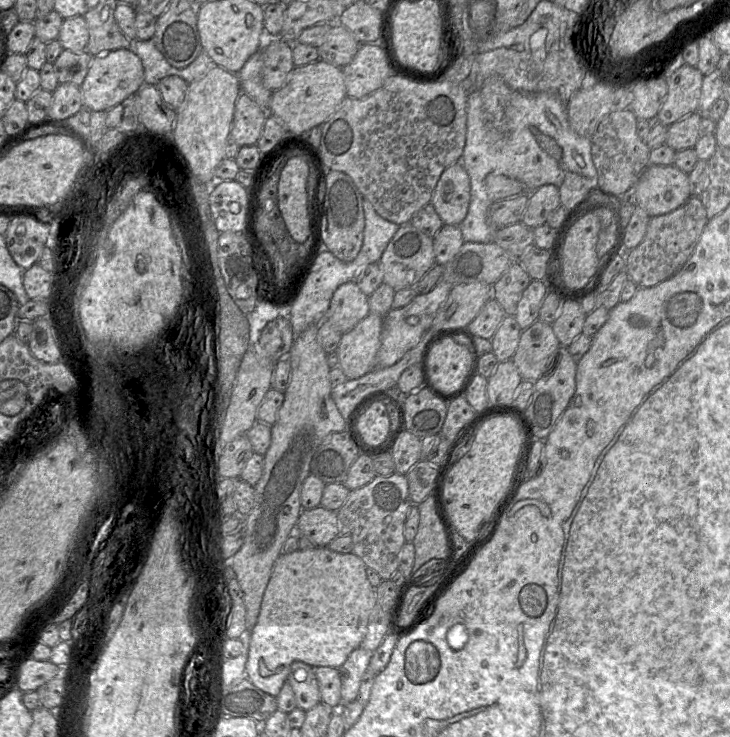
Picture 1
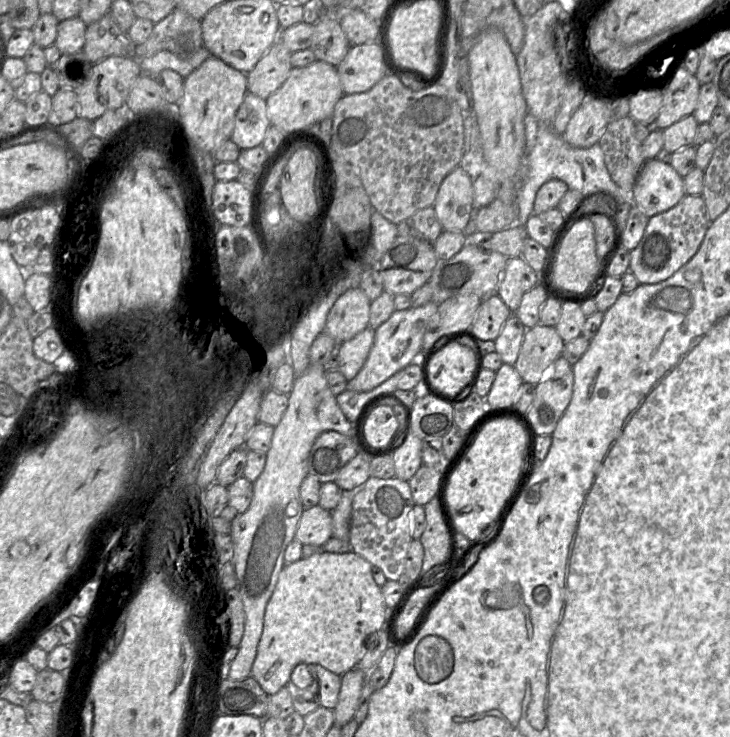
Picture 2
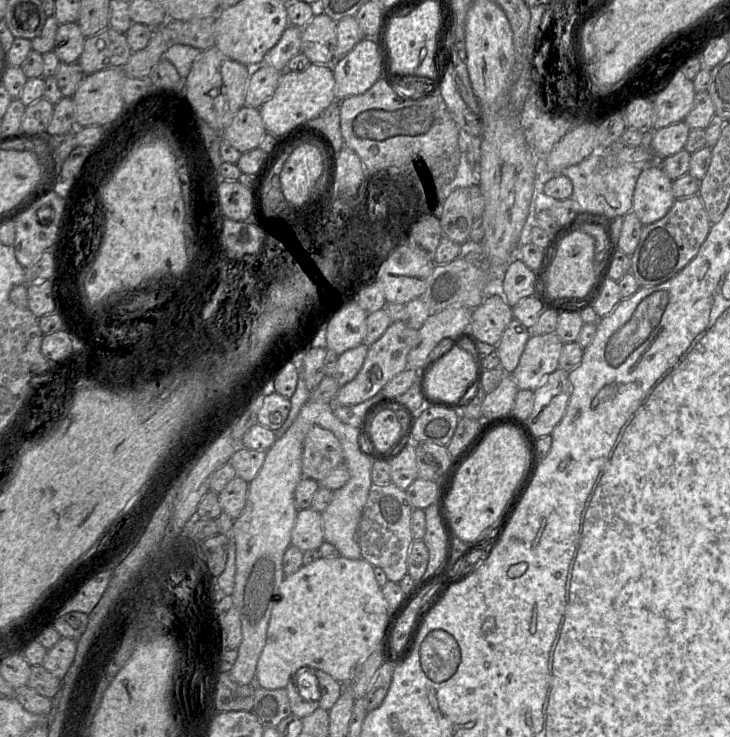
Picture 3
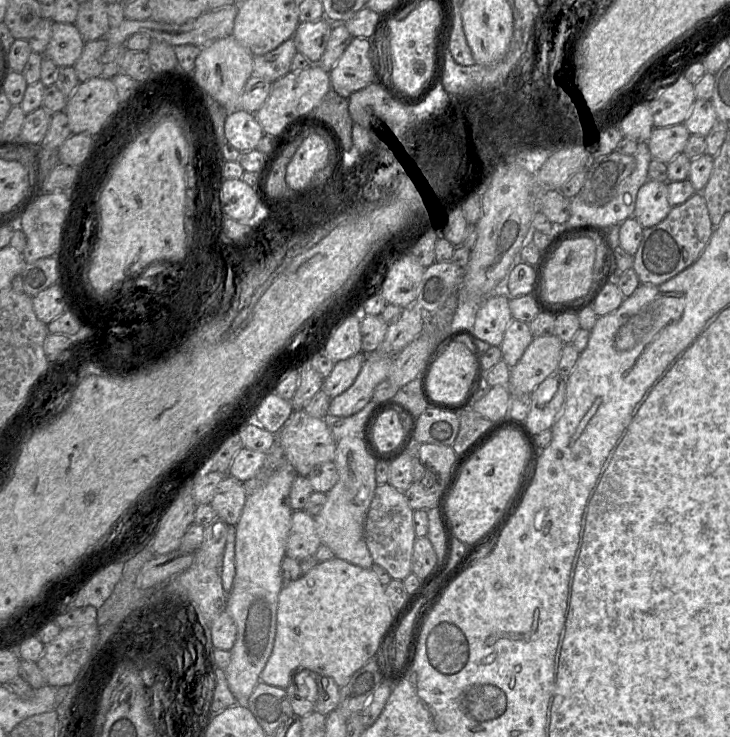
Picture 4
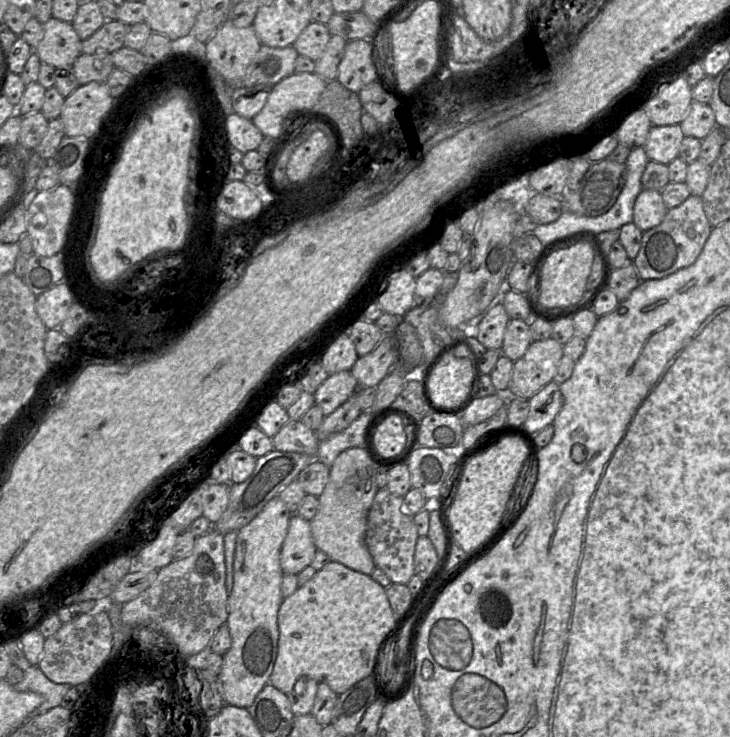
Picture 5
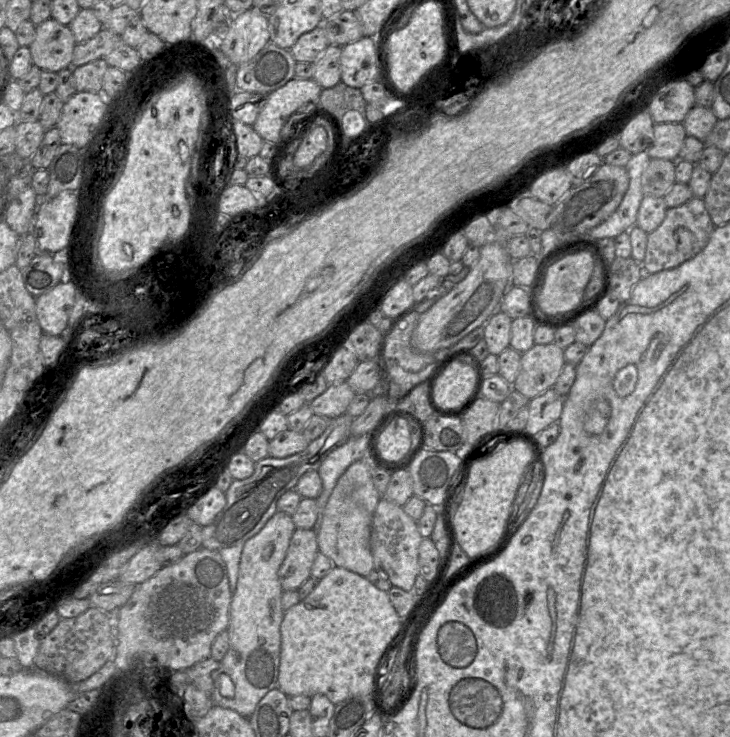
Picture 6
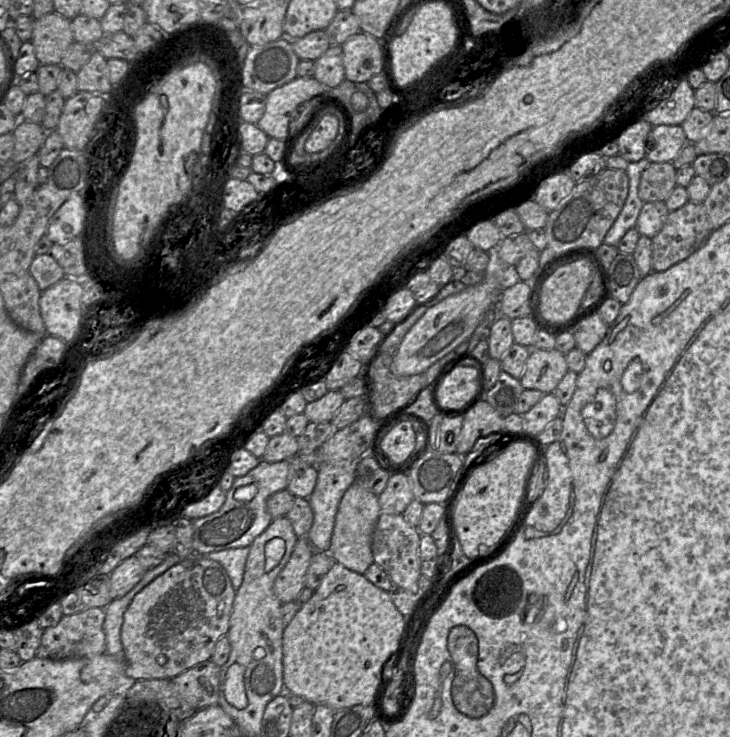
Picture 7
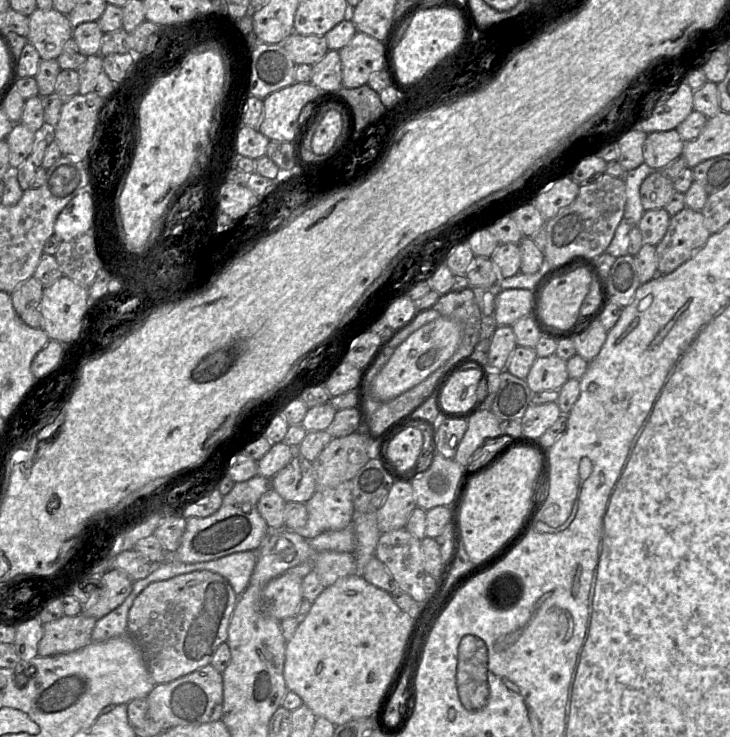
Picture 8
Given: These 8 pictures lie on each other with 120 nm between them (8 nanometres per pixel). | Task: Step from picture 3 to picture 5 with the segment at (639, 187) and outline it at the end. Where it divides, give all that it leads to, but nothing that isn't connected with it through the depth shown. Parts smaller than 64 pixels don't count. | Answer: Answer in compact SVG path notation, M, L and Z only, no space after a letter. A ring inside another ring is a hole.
M642 189L633 210L633 223L642 231L658 226L667 213L661 191Z

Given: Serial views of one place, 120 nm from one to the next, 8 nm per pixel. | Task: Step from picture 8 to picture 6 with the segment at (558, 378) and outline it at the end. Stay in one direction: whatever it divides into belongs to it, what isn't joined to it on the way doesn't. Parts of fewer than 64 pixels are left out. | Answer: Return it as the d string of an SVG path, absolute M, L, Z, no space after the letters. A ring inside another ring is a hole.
M554 342L535 344L522 353L520 369L512 388L533 399L553 388L565 364L564 349Z

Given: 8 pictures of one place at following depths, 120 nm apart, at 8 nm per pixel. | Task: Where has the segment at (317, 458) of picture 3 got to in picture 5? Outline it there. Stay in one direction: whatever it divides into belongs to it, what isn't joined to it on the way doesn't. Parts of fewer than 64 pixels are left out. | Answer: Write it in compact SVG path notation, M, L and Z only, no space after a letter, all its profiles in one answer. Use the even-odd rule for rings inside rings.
M289 420L272 440L274 450L317 456L319 440L316 433L301 420Z

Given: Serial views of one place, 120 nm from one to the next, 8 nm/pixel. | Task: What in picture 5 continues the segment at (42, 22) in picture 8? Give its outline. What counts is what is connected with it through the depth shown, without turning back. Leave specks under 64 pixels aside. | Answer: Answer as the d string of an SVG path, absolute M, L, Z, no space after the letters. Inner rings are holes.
M51 17L44 24L43 38L34 48L34 53L41 63L46 63L55 69L72 67L82 53L82 40L72 23Z

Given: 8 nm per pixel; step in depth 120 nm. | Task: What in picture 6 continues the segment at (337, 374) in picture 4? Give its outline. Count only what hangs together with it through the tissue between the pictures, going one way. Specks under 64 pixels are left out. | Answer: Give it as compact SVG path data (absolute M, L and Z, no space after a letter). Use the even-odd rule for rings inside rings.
M346 381L341 384L331 384L309 403L309 407L313 414L334 419L345 414L354 395Z

